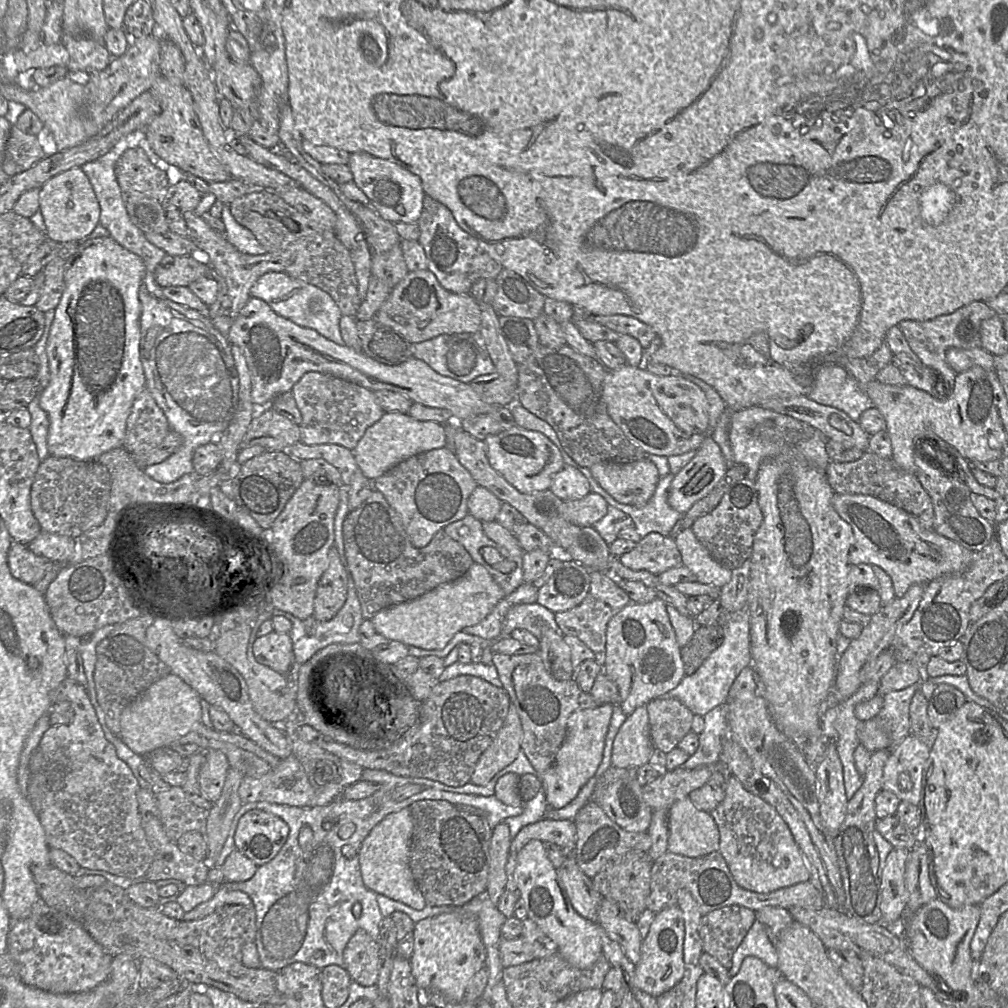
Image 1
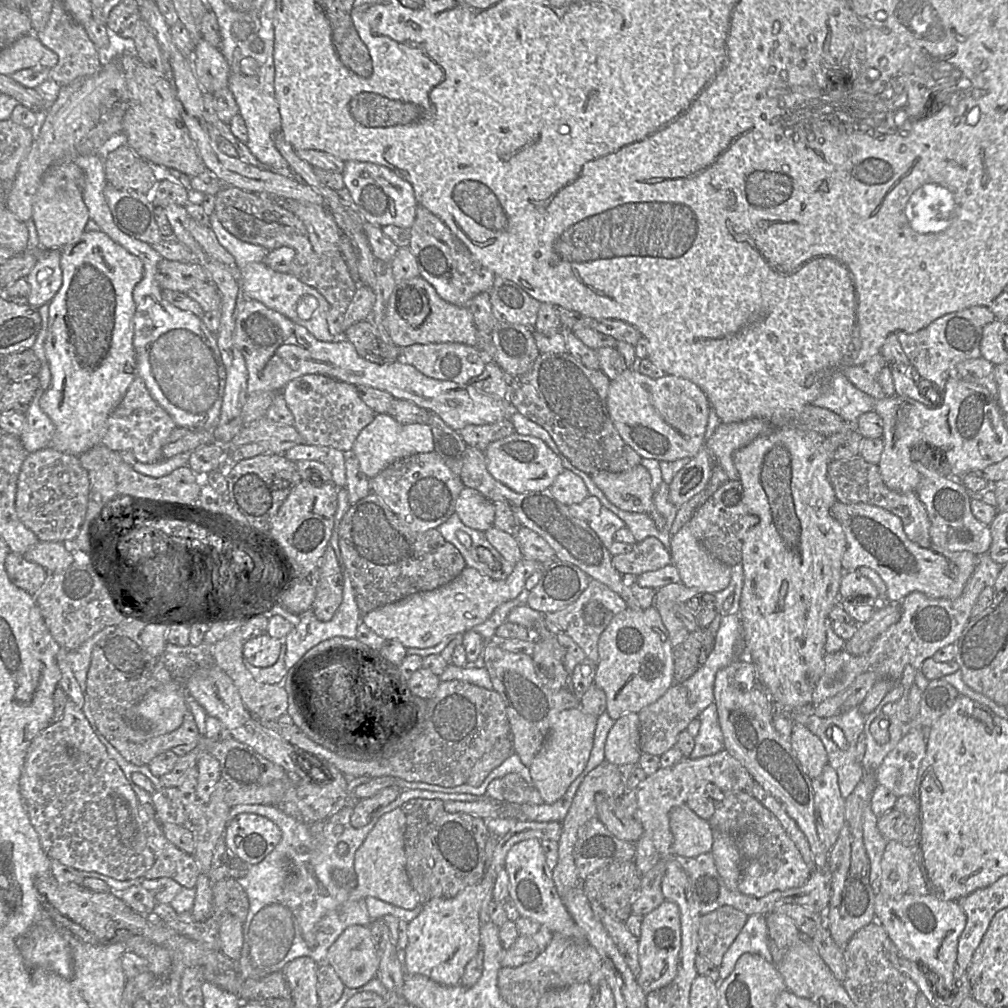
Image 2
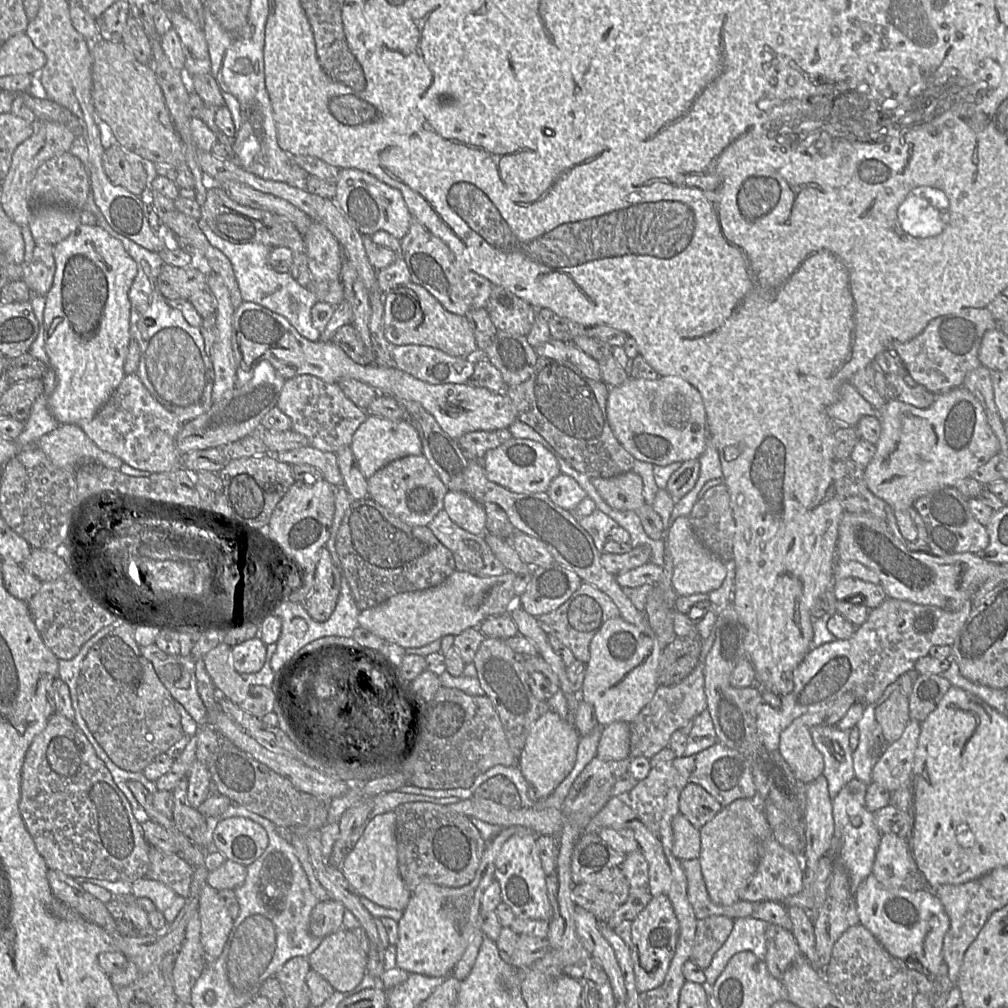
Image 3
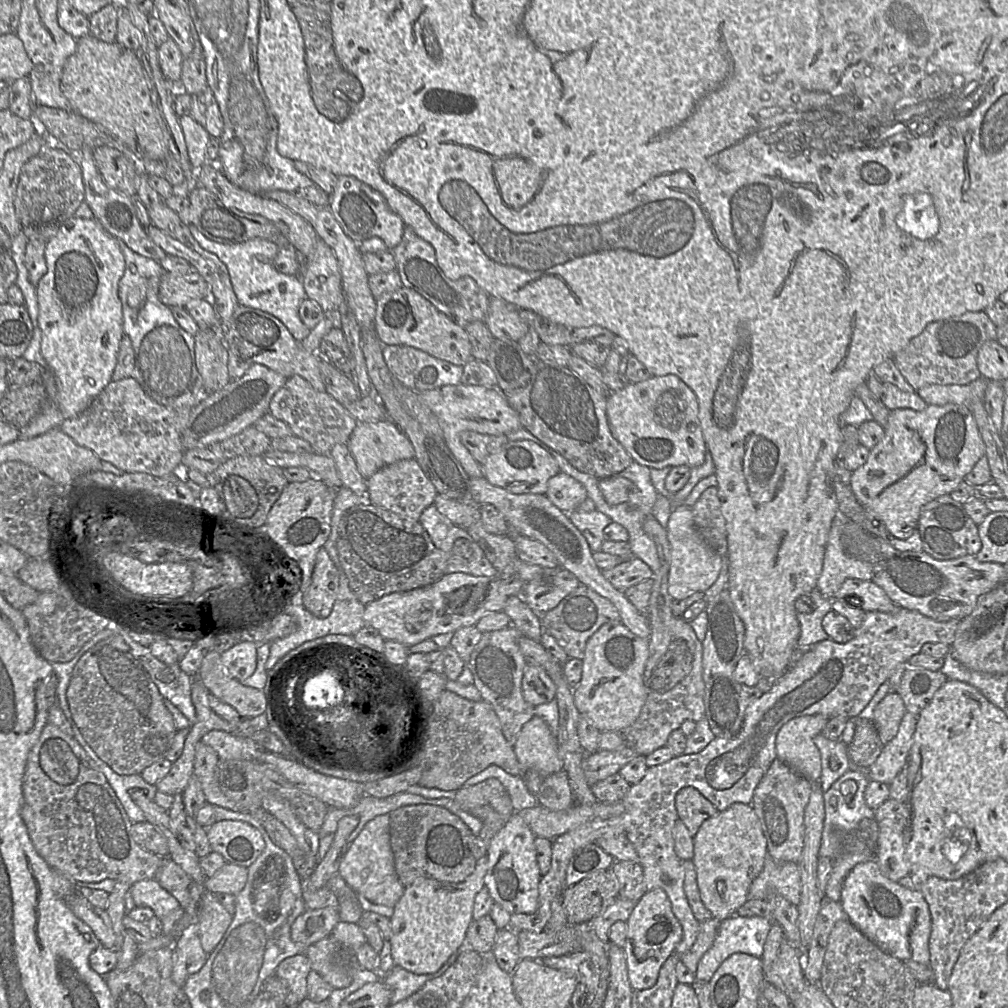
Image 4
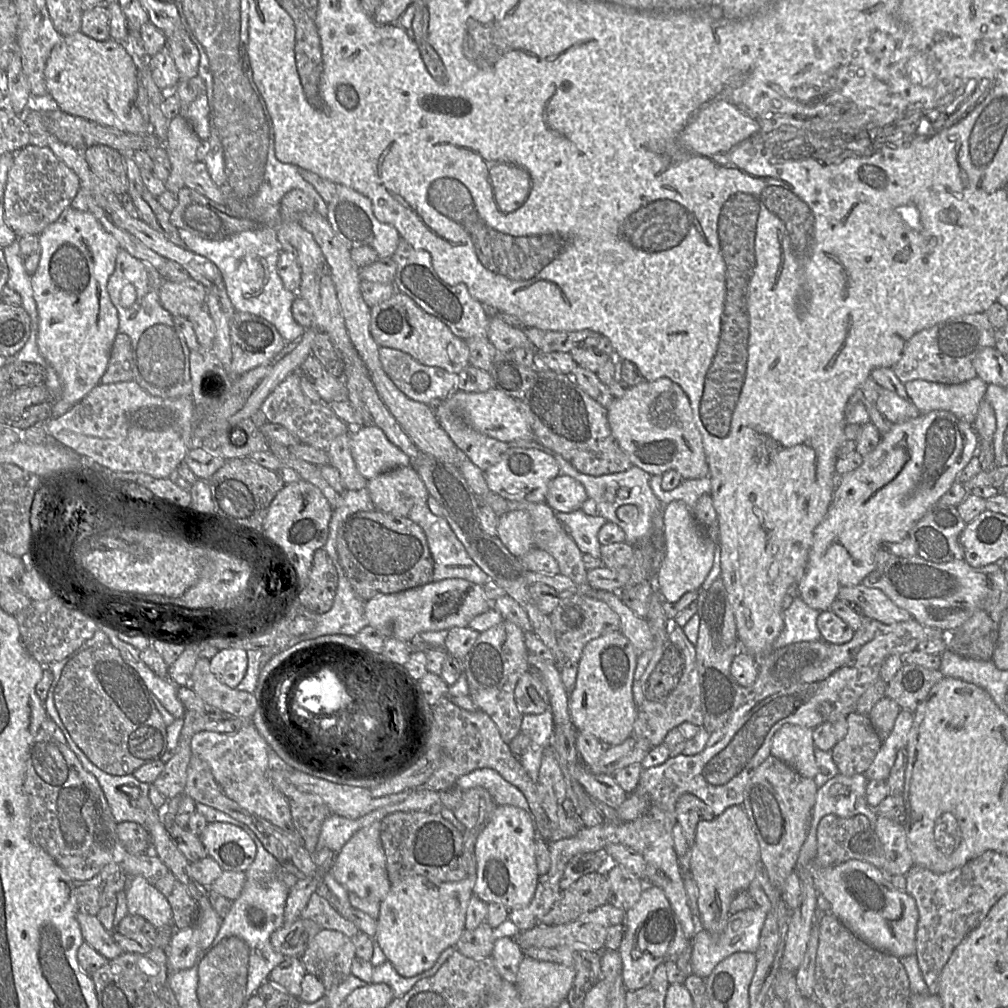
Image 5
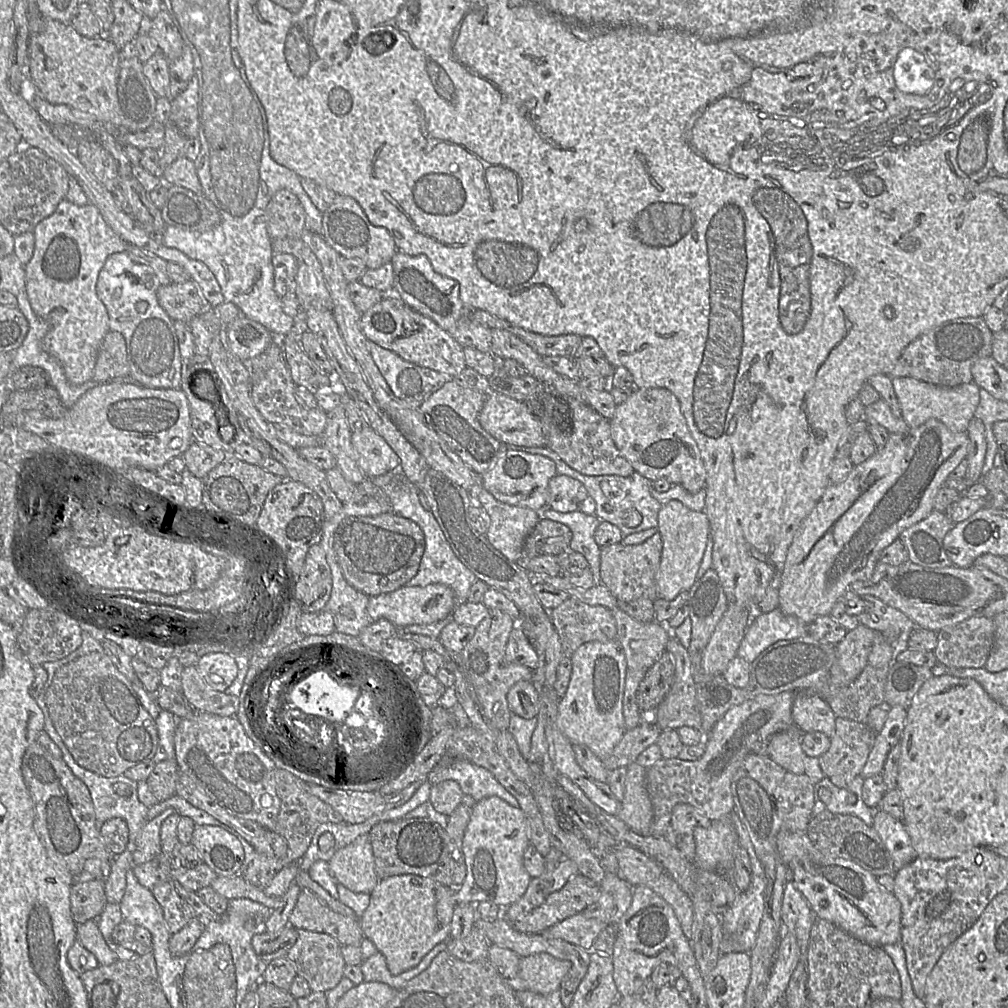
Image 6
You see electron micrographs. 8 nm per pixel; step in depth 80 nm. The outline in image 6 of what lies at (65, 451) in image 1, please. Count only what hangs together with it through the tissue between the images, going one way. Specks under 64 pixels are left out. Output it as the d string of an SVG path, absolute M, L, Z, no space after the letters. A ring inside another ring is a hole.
M67 198L32 233L35 246L32 258L25 265L26 291L33 310L48 324L44 349L59 361L70 383L82 385L93 379L101 343L110 331L106 307L96 293L99 273L110 255L127 251L129 244L113 231L93 204L78 206Z

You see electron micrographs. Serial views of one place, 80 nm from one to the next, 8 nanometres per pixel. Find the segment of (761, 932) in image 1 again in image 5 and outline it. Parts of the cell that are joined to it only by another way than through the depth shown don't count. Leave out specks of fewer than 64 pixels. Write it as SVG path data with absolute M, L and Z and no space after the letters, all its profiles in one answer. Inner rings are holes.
M758 905L754 909L739 911L730 914L727 918L726 927L719 935L711 935L701 929L695 933L690 941L692 946L691 965L692 973L702 979L706 979L714 967L736 952L755 953L759 945L759 937L763 927L767 912L761 910Z

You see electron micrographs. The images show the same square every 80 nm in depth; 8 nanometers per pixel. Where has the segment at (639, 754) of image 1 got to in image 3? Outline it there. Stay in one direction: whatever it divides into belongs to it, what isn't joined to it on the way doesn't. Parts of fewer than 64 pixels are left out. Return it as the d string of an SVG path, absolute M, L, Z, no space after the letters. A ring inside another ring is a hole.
M614 722L603 728L597 756L603 760L619 761L630 755L630 723Z

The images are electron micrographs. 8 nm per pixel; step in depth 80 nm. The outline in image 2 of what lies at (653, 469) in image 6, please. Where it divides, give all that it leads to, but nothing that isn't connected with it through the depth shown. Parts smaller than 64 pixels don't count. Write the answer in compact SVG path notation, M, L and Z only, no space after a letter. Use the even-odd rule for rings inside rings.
M627 368L616 379L610 380L607 395L608 414L623 441L641 458L675 461L693 458L705 445L705 432L709 419L710 403L704 391L692 381L674 375L653 379Z

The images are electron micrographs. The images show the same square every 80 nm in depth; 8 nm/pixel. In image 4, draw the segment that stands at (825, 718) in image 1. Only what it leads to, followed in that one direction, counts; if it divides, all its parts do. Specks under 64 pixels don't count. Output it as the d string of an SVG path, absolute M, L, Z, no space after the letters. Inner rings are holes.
M822 734L814 737L814 744L821 755L821 775L816 782L823 792L844 773L850 770L847 745L838 740L830 740Z

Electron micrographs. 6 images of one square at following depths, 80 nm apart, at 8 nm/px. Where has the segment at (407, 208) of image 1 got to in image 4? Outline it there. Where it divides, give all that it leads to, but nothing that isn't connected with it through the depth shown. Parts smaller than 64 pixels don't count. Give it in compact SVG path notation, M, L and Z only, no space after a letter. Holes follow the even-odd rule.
M353 176L338 177L328 208L344 233L358 244L372 237L379 237L388 250L393 250L402 240L405 229L402 218L389 208L380 192Z

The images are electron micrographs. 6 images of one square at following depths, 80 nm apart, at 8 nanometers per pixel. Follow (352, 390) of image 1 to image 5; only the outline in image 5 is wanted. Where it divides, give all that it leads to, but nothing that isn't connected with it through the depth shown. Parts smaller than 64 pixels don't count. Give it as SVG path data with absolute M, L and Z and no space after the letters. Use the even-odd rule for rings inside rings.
M298 373L287 376L265 399L260 410L267 422L280 424L296 435L301 443L325 451L336 437L351 431L350 426L337 417L328 405L313 402L304 395Z

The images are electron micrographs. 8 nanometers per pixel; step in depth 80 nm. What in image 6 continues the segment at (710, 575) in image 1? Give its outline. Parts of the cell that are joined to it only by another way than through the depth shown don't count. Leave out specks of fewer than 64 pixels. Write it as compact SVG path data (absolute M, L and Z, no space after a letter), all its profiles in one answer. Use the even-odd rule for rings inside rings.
M672 500L662 505L656 529L663 542L661 560L655 575L658 597L673 600L682 591L688 591L698 578L698 571L710 538L710 523L704 510L691 510L679 500Z

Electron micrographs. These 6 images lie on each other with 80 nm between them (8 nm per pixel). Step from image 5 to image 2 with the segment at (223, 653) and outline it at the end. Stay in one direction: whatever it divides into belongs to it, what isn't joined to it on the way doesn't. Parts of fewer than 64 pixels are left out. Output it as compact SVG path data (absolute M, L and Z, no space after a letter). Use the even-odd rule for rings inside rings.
M268 634L249 639L243 645L243 659L246 664L265 668L276 663L280 656L282 641Z

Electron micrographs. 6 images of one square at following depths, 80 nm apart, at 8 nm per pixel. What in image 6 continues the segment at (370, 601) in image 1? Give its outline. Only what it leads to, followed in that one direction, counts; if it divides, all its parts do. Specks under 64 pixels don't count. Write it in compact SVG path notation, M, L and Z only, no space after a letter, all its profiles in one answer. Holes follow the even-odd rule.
M393 511L377 516L346 517L334 533L334 551L346 581L369 597L405 586L417 574L424 550L422 529Z

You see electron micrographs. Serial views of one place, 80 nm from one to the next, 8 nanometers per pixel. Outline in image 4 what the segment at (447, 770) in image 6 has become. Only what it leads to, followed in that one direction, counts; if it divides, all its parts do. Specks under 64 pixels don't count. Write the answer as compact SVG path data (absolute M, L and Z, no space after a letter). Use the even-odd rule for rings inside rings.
M495 765L489 766L482 772L469 778L463 787L474 786L490 778L496 778L506 788L510 795L512 807L515 812L540 806L536 797L529 792L522 775L513 776L501 767Z

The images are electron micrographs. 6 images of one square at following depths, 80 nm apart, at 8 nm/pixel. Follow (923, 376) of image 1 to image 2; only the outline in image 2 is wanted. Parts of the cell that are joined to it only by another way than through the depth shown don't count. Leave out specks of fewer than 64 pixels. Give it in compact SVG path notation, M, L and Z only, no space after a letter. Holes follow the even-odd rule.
M896 364L891 367L895 394L901 397L908 397L933 408L933 402L926 398L927 391L931 389L932 383L921 379L912 365L909 367Z

